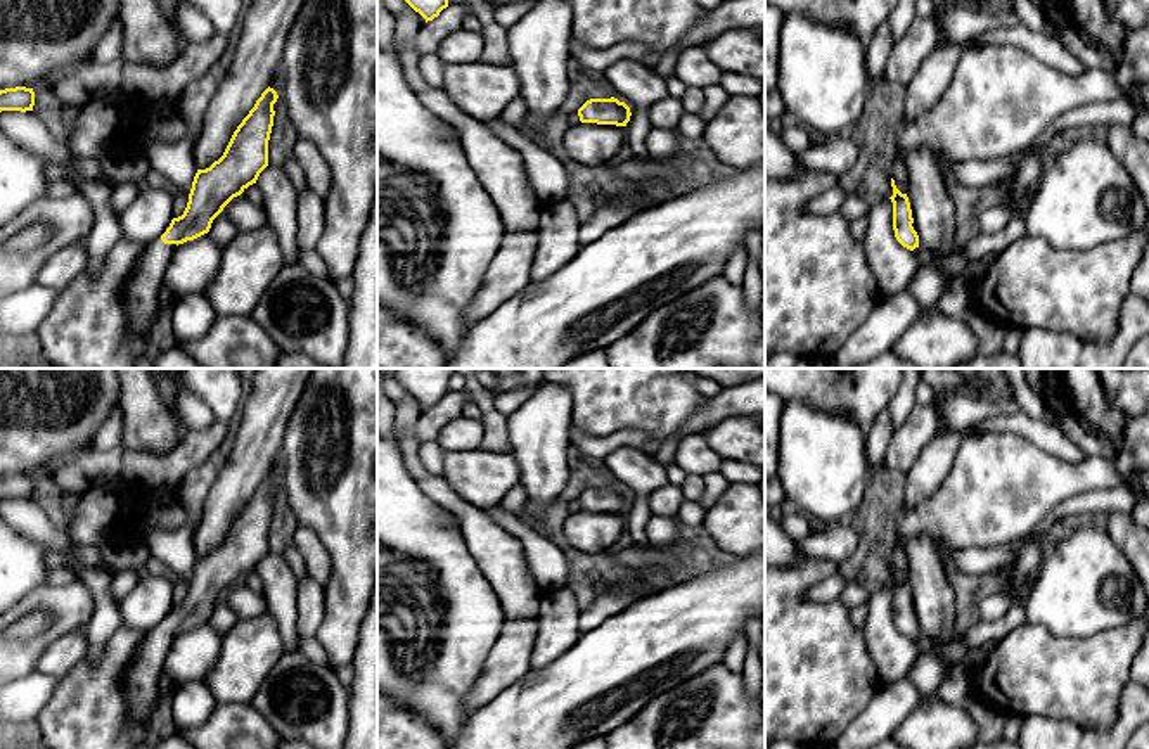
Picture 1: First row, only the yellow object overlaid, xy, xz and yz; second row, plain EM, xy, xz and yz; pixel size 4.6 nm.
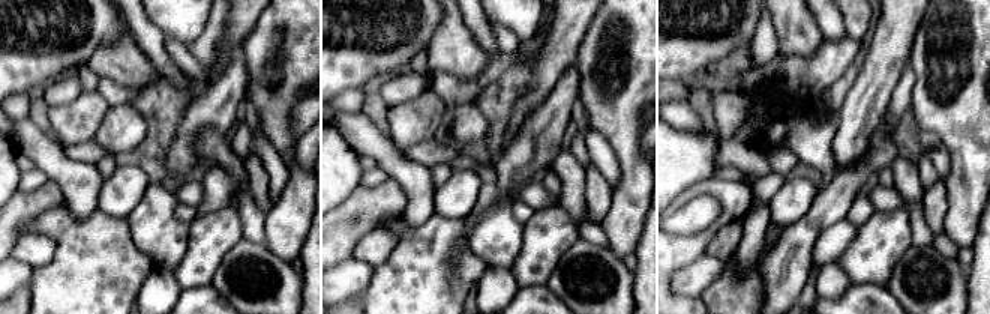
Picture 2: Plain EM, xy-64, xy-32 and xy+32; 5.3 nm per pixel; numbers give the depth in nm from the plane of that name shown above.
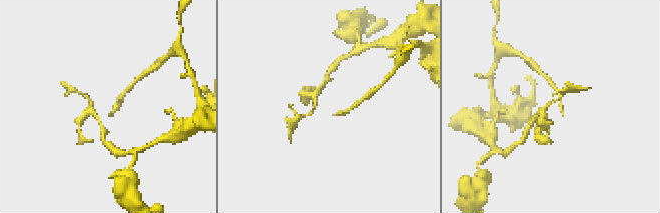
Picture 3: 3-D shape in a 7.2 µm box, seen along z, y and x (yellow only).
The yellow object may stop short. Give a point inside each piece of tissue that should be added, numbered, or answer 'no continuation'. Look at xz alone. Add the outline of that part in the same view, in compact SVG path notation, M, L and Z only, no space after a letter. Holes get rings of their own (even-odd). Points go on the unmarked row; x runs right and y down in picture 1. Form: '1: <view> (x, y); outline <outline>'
1: xz (590, 531); outline M573 510L564 521L569 547L585 554L602 554L626 529L626 515L616 512Z

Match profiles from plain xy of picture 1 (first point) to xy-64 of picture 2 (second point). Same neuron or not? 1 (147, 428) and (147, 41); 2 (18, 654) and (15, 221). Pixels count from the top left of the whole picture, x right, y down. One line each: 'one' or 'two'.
1: two
2: one

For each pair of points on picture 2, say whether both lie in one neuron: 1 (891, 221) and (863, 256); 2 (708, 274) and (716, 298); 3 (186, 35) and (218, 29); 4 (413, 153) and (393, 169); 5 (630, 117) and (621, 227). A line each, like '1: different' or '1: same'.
1: same
2: different
3: different
4: different
5: same

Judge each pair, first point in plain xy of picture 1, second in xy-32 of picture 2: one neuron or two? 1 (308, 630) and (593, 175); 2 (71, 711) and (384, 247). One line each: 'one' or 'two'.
1: one
2: two

